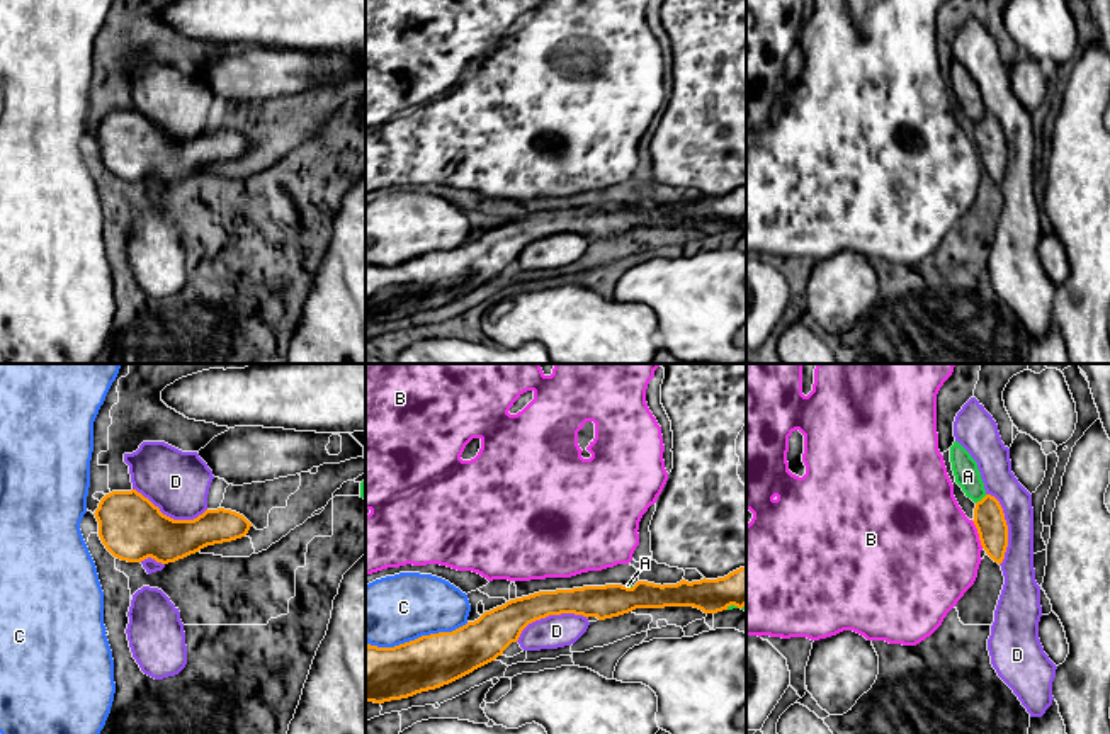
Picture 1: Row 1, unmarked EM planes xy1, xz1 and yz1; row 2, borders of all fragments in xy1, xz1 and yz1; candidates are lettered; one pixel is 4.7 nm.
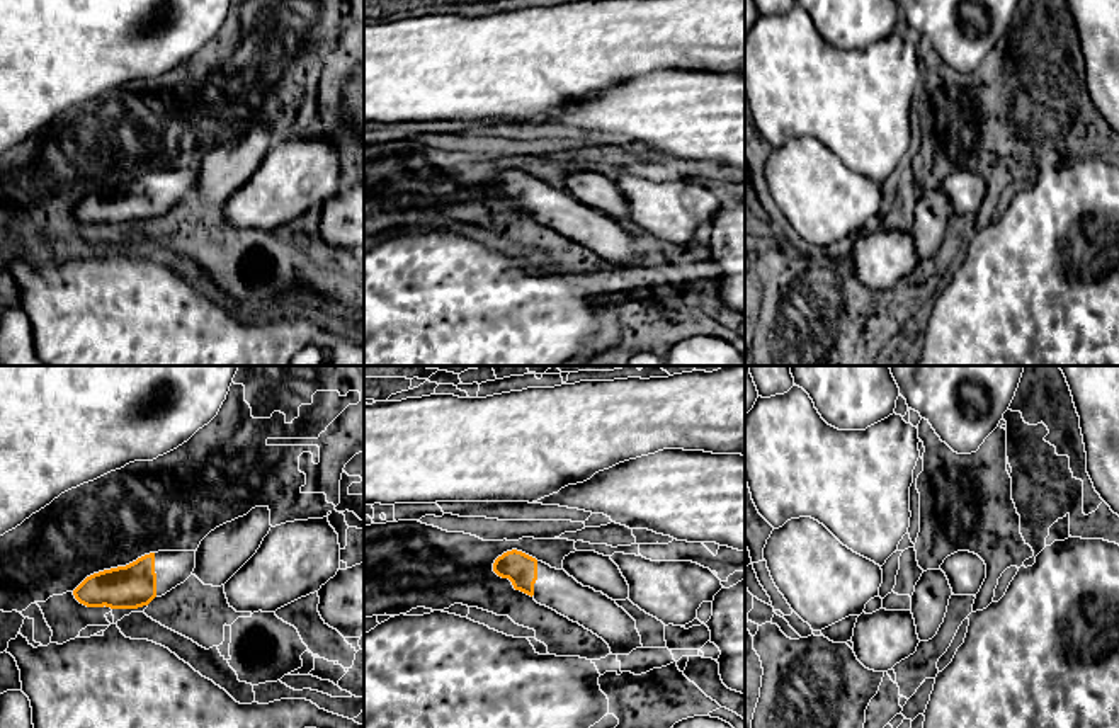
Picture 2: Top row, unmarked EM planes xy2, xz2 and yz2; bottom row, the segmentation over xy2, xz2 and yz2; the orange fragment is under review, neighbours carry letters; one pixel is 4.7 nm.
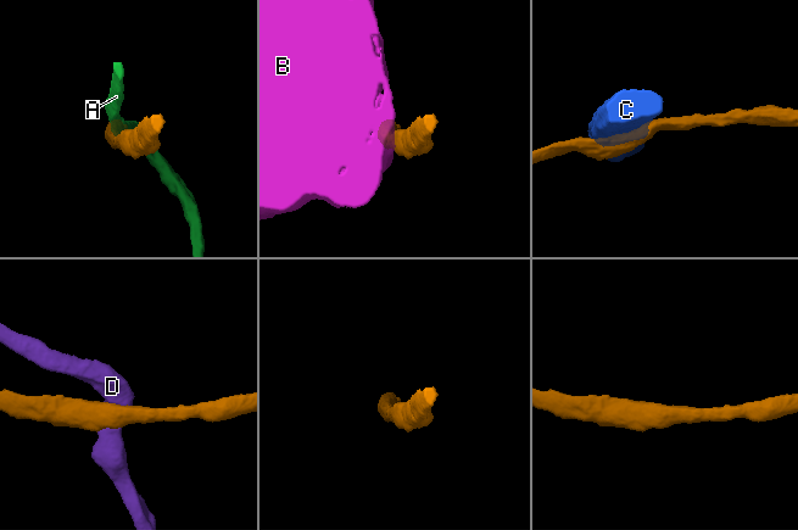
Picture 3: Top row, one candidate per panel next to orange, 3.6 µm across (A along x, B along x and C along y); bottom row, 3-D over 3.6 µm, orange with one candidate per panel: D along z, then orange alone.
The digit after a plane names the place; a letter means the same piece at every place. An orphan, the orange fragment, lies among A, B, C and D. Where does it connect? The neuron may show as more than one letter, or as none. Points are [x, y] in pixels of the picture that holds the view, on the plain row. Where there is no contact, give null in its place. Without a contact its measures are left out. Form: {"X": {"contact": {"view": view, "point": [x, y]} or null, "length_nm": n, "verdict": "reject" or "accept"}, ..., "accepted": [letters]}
{"A": {"contact": {"view": "yz1", "point": [983, 118]}, "length_nm": 70, "verdict": "reject"}, "B": {"contact": {"view": "yz1", "point": [978, 152]}, "length_nm": 150, "verdict": "reject"}, "C": {"contact": {"view": "xz1", "point": [419, 257]}, "length_nm": 500, "verdict": "reject"}, "D": {"contact": {"view": "xz1", "point": [549, 233]}, "length_nm": 360, "verdict": "reject"}, "accepted": []}

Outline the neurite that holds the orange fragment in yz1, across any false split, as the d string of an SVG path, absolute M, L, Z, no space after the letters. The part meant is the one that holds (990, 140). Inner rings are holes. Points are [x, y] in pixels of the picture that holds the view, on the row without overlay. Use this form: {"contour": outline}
{"contour": "M986 114L974 127L974 144L986 173L998 184L1003 182L1008 167L1008 144L1000 121Z"}

